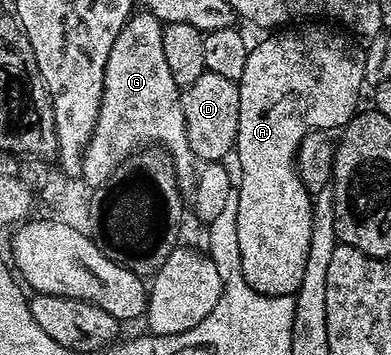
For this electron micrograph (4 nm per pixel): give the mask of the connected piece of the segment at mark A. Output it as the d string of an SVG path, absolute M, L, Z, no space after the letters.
M320 22L284 26L265 36L268 36L265 40L249 47L246 66L238 82L238 134L234 149L234 157L240 163L236 188L238 247L246 282L263 295L282 296L293 295L299 290L310 249L313 197L296 173L296 152L308 132L332 130L335 124L343 126L356 115L360 91L366 88L363 76L365 49L356 45L351 35Z

